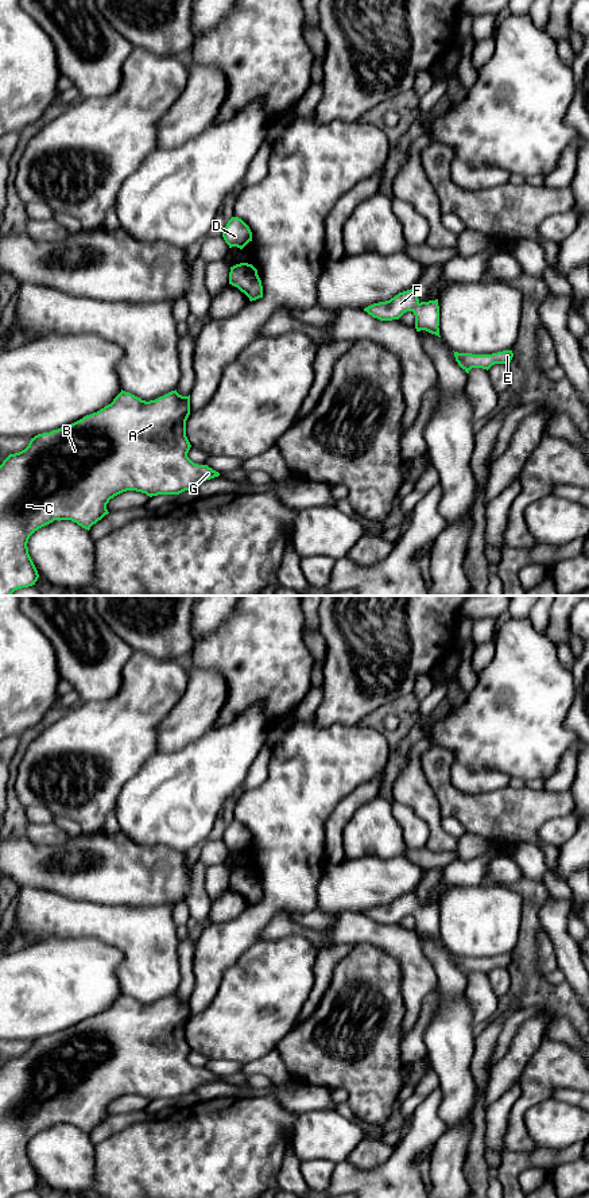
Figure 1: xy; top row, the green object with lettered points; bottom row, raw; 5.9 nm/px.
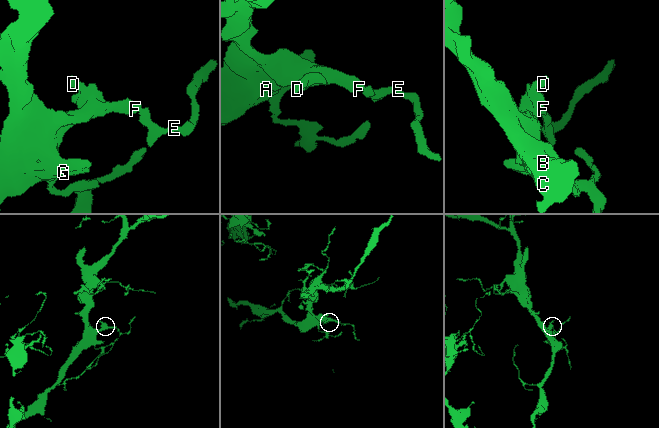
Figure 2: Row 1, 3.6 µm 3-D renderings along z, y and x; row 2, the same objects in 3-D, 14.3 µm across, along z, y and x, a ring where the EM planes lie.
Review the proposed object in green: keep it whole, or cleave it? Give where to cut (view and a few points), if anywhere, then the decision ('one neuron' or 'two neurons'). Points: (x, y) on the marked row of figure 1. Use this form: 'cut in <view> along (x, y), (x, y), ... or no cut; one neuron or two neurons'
no cut; one neuron

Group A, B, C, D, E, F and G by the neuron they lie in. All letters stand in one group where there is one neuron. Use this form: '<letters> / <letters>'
A B C D E F G

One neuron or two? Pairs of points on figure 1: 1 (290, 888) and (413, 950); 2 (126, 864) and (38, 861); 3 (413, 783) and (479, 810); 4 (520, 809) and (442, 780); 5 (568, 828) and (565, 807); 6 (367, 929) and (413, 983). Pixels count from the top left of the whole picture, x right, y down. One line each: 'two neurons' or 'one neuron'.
1: two neurons
2: one neuron
3: two neurons
4: one neuron
5: two neurons
6: one neuron

